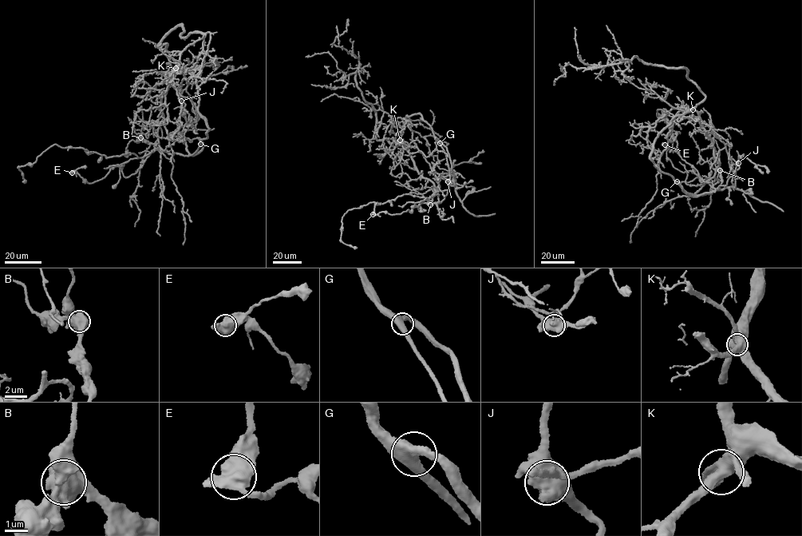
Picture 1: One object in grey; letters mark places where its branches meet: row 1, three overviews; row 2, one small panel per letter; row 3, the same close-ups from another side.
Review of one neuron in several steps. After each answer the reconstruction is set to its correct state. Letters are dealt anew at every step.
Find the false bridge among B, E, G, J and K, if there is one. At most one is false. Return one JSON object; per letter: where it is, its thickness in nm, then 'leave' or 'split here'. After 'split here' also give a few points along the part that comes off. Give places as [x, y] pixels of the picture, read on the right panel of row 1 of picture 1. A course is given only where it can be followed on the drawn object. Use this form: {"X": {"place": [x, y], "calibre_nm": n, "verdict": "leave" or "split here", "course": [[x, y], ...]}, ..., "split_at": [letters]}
{"B": {"place": [720, 170], "calibre_nm": 750, "verdict": "leave"}, "E": {"place": [665, 144], "calibre_nm": 550, "verdict": "leave"}, "G": {"place": [677, 181], "calibre_nm": 460, "verdict": "leave"}, "J": {"place": [738, 163], "calibre_nm": 600, "verdict": "leave"}, "K": {"place": [693, 109], "calibre_nm": 480, "verdict": "leave"}, "split_at": []}

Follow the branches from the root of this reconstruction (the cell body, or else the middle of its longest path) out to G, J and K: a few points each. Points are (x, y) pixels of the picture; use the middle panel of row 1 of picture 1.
G: (406, 149), (400, 139), (403, 120), (407, 116), (419, 113), (440, 143)
J: (406, 149), (400, 139), (407, 120), (417, 148), (431, 168), (448, 181)
K: (406, 149), (400, 140)

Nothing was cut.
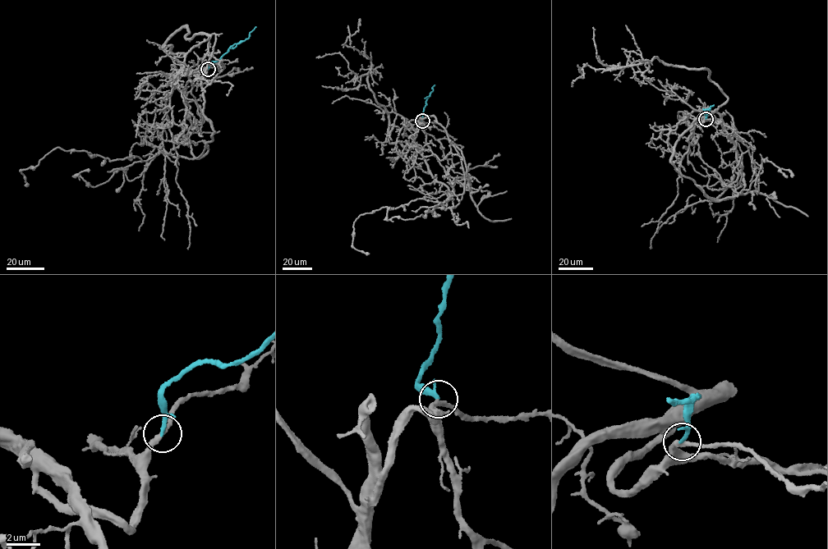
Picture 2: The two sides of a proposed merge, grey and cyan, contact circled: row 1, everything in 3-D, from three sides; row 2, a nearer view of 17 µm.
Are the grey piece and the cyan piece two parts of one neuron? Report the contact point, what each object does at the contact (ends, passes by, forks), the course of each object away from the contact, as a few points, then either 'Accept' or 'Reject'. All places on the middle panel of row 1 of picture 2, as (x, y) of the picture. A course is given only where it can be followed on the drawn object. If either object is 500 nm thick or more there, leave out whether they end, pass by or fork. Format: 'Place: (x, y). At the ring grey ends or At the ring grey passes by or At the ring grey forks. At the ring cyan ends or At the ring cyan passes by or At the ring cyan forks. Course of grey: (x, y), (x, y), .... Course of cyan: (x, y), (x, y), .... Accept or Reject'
Place: (422, 121). At the ring grey passes by. At the ring cyan ends. Course of grey: (422, 121), (415, 146), (453, 199), (416, 199), (359, 216), (352, 244), (369, 253). Course of cyan: (422, 121), (425, 102), (434, 84). Accept

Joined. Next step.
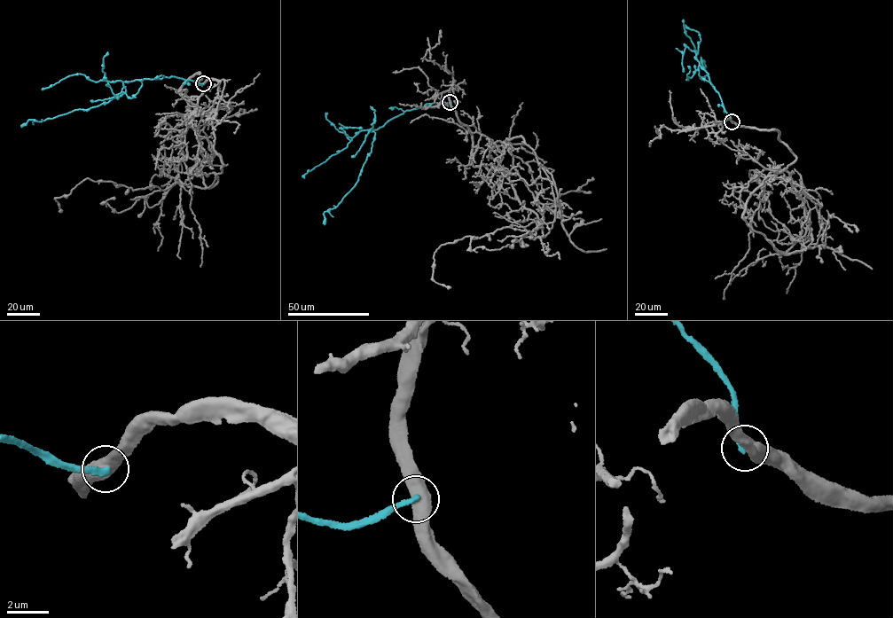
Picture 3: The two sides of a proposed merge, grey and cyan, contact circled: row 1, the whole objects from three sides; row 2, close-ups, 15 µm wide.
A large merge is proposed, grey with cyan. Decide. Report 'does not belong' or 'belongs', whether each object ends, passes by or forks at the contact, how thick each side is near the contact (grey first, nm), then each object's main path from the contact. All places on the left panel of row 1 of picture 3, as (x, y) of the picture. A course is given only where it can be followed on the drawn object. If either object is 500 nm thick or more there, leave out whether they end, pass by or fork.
does not belong | 550/260 nm | grey via (204, 83), (197, 74), (177, 91), (194, 108), (172, 184), (88, 178), (56, 199), (62, 212) | cyan via (204, 83), (173, 76), (123, 82), (126, 91), (107, 102), (41, 121), (29, 120), (21, 127)

